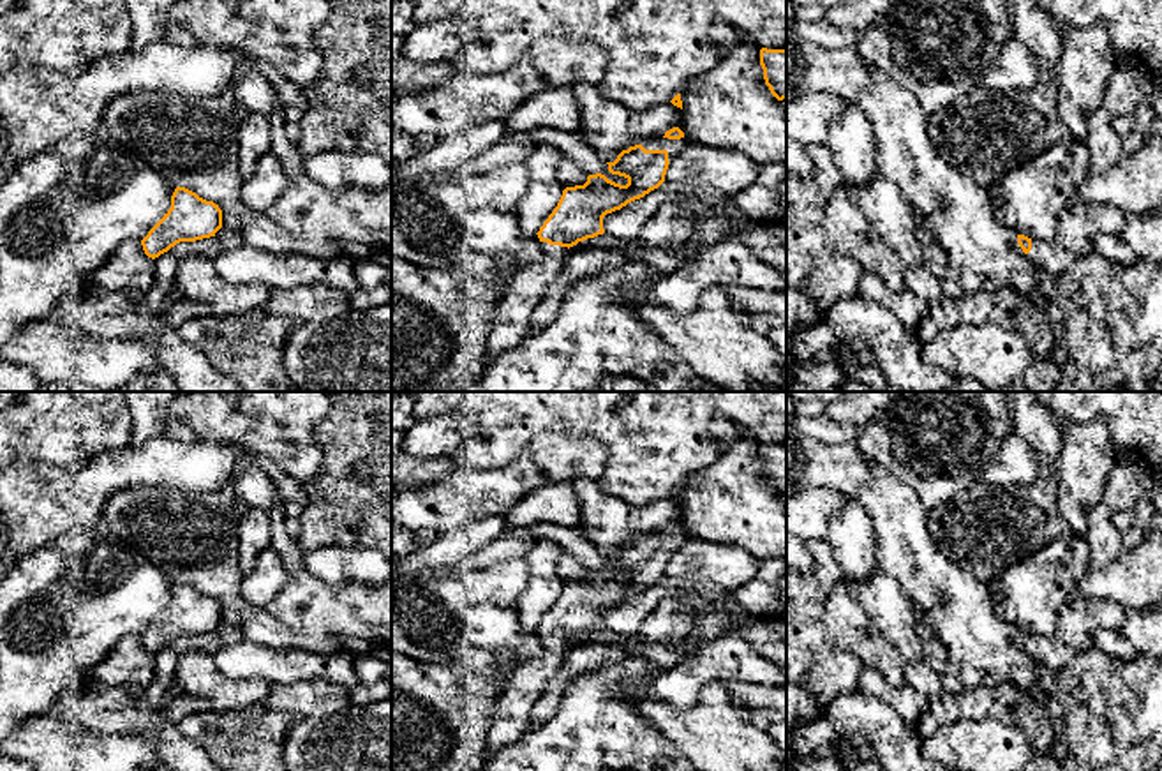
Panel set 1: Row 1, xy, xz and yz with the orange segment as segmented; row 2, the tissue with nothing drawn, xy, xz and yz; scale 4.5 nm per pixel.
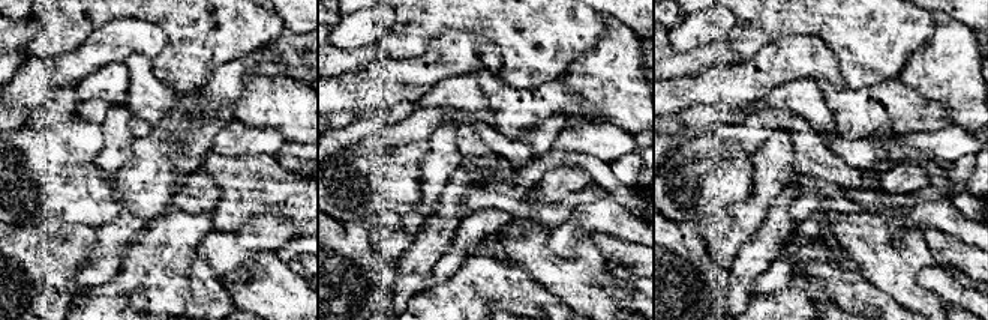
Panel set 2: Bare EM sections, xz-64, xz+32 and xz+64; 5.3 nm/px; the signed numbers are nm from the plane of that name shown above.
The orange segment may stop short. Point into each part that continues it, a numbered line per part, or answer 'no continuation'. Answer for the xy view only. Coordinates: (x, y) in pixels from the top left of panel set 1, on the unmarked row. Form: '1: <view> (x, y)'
no continuation

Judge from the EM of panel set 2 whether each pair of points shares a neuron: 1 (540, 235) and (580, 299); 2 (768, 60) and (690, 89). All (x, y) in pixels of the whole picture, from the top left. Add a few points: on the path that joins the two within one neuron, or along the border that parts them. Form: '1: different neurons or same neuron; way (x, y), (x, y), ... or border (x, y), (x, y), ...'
1: same neuron; way (540, 251), (540, 256), (567, 283)
2: same neuron; way (751, 78), (741, 84), (717, 84), (711, 87)

